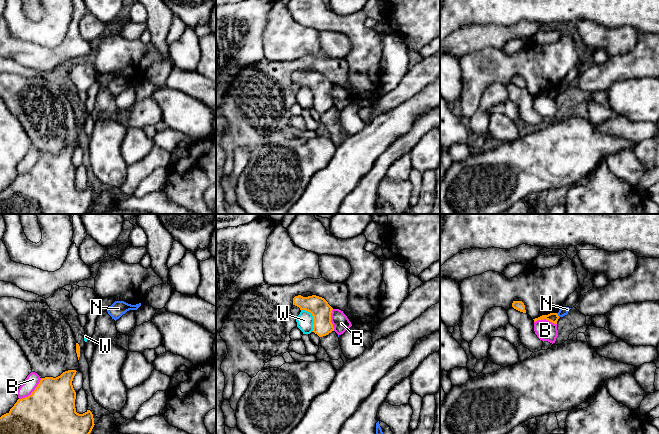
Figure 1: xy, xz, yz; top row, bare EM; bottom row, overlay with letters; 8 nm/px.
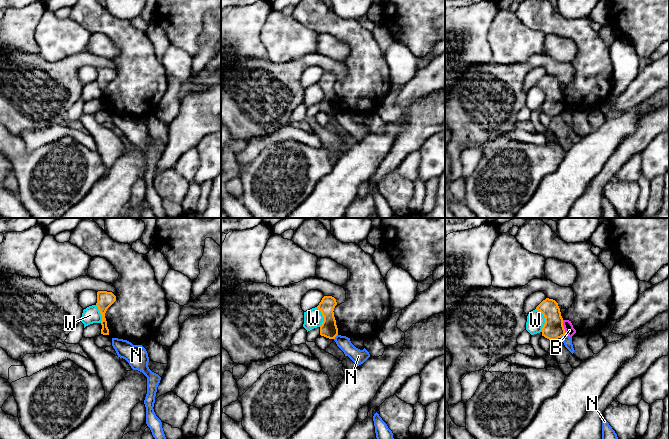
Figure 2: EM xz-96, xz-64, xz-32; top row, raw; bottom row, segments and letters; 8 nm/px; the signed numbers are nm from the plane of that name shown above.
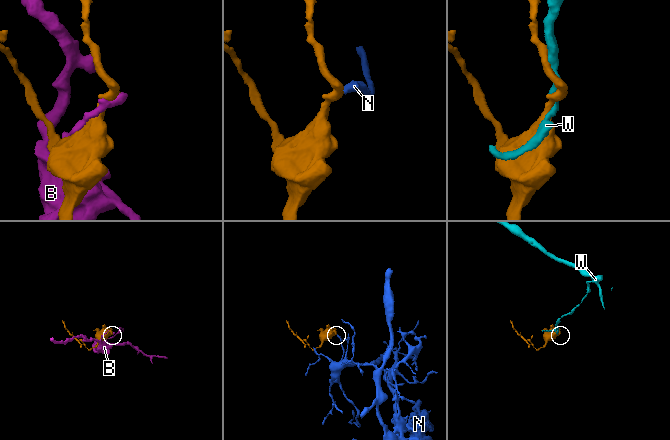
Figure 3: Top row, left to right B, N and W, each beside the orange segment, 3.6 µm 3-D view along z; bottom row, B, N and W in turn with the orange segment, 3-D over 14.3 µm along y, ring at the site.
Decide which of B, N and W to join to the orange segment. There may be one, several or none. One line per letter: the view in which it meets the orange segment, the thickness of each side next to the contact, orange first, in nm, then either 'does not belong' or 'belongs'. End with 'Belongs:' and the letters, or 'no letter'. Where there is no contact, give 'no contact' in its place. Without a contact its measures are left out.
B: xy | 480/110 nm | does not belong
N: yz | 80/70 nm | does not belong
W: xz | 160/130 nm | does not belong
Belongs: no letter

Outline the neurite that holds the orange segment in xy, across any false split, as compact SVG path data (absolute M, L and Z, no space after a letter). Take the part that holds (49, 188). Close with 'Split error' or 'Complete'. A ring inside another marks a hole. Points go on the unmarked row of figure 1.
M68 146L56 154L41 154L28 173L18 175L10 187L0 193L0 214L87 214L95 200L90 186L83 190L76 188L76 168L72 161L76 148L76 146Z. Complete

